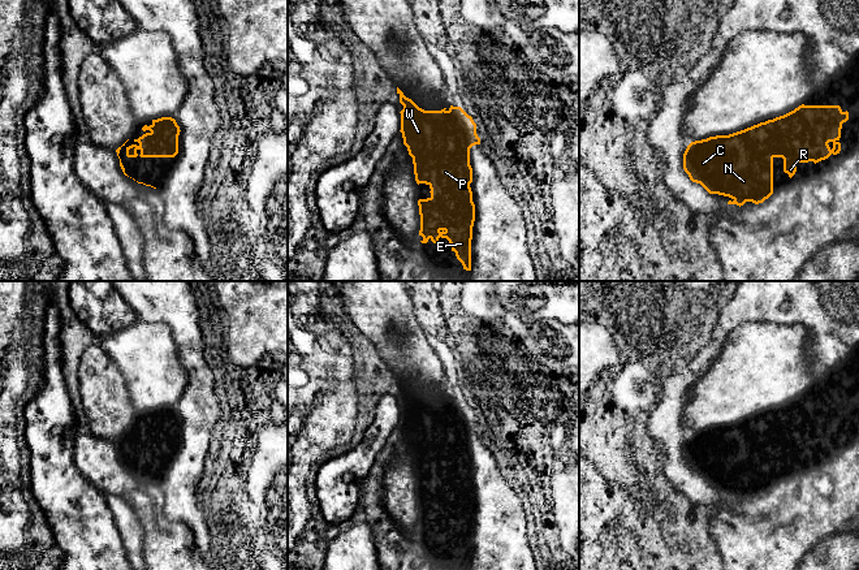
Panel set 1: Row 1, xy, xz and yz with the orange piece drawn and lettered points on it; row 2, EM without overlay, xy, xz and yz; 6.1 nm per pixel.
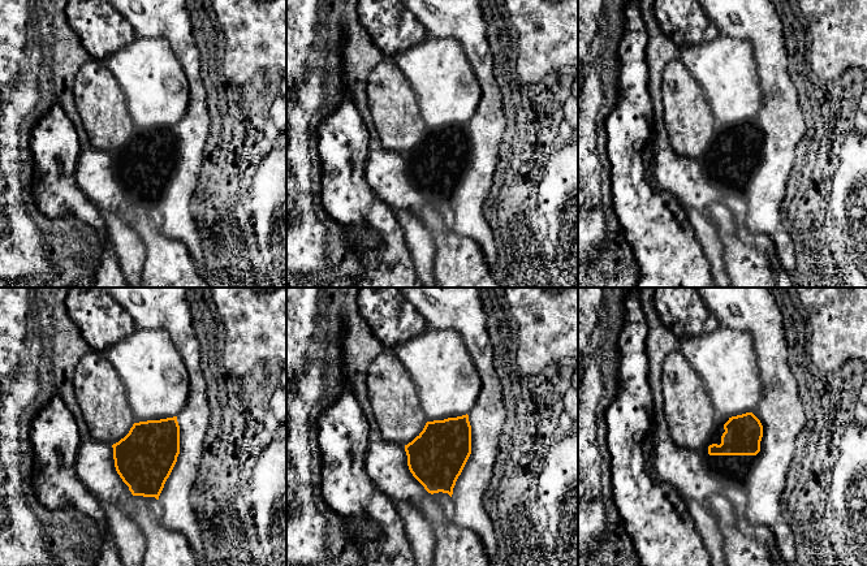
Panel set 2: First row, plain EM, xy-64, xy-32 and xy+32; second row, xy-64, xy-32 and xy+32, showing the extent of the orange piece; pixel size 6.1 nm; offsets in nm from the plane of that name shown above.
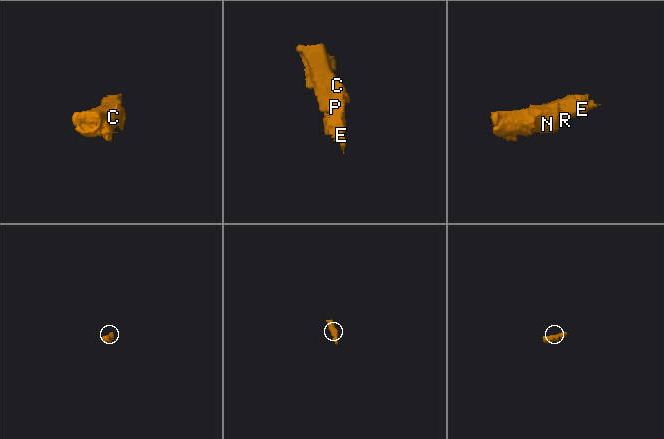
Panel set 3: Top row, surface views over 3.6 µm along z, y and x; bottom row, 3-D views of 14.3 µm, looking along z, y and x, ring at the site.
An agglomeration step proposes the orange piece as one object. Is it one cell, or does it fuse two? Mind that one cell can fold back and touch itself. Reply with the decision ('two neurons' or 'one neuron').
one neuron

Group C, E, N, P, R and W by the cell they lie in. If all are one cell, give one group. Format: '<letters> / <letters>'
C E N P R W

